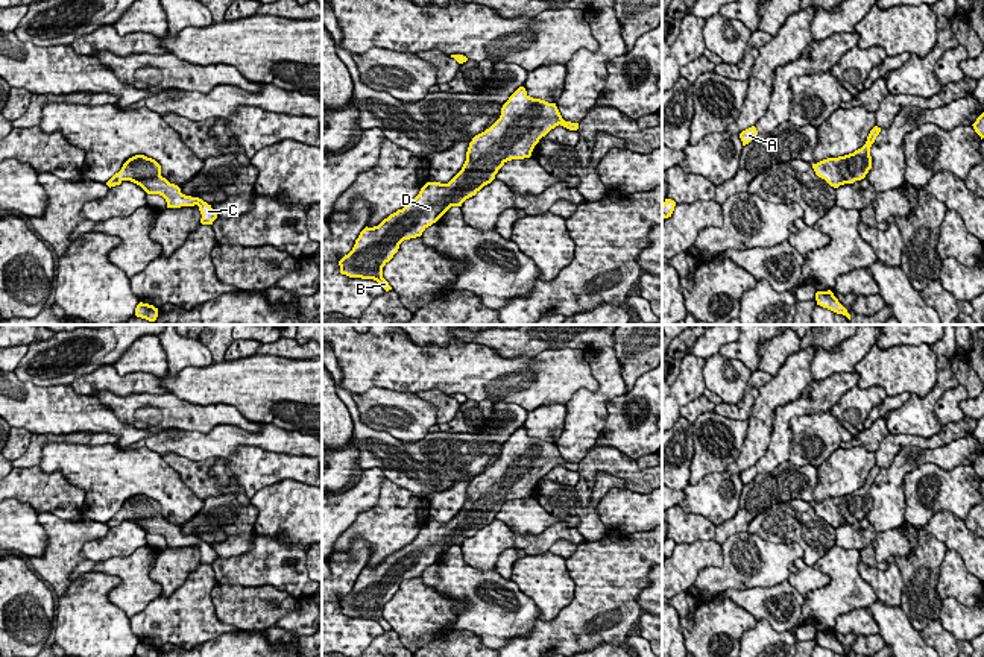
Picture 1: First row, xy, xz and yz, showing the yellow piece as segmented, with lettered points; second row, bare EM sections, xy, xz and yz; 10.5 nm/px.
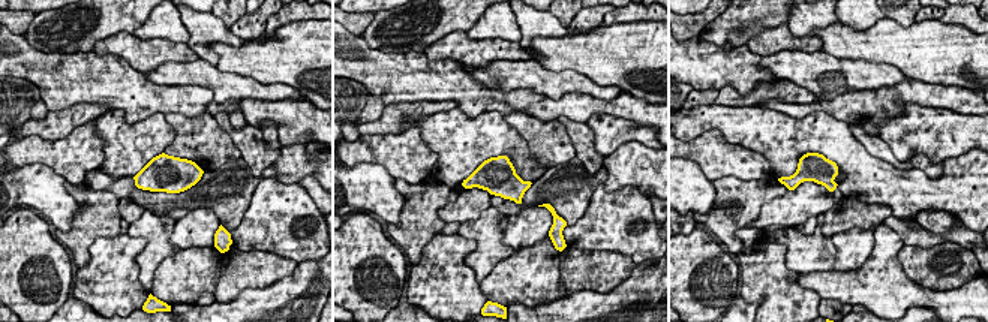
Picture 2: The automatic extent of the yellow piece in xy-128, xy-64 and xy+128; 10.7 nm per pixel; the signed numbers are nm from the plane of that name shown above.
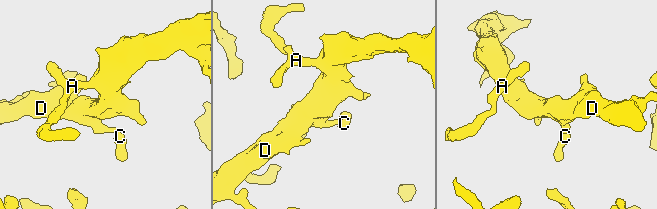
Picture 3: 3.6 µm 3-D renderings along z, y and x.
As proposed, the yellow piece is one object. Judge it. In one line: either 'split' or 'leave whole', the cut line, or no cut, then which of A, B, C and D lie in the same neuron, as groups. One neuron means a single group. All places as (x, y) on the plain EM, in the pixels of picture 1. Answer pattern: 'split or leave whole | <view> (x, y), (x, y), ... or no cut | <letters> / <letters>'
leave whole | no cut | A B C D

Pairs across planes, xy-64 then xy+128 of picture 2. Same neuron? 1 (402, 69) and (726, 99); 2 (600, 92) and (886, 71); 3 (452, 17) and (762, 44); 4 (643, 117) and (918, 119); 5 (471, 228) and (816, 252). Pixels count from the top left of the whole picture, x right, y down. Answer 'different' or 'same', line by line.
1: different
2: same
3: different
4: different
5: same

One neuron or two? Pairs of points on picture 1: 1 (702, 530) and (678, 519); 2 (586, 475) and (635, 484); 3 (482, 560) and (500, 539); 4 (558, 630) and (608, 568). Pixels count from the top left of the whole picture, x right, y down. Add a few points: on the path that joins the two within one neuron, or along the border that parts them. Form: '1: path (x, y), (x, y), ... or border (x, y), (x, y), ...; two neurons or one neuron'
1: path (696, 527), (684, 525); one neuron
2: path (599, 466), (618, 466), (624, 472); one neuron
3: path (483, 556), (495, 543); one neuron
4: path (573, 616), (606, 583); one neuron

